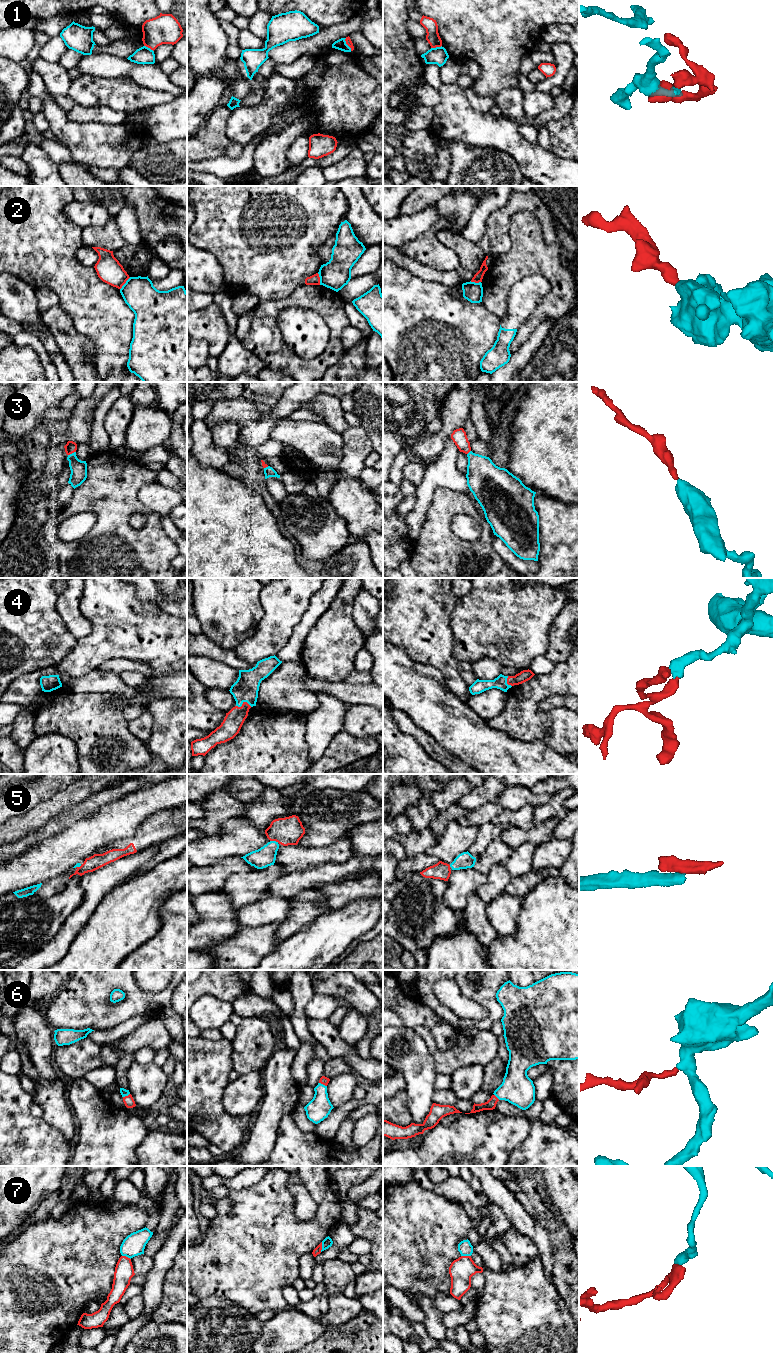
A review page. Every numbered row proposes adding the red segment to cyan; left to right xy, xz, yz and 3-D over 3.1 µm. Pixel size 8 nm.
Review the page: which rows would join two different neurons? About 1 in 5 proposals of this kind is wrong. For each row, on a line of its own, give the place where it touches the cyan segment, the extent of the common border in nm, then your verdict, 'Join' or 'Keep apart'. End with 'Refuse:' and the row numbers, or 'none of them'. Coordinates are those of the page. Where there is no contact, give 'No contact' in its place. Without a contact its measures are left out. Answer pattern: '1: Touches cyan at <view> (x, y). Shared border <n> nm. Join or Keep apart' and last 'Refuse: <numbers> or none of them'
1: Touches cyan at xz (346, 44). Shared border 120 nm. Keep apart
2: Touches cyan at xy (125, 283). Shared border 130 nm. Keep apart
3: Touches cyan at xy (72, 453). Shared border 70 nm. Join
4: Touches cyan at xz (244, 701). Shared border 130 nm. Join
5: Touches cyan at xz (274, 841). Shared border 70 nm. Join
6: Touches cyan at xz (322, 1084). Shared border 70 nm. Join
7: Touches cyan at xz (322, 1247). Shared border 80 nm. Keep apart
Refuse: 1, 2, 7

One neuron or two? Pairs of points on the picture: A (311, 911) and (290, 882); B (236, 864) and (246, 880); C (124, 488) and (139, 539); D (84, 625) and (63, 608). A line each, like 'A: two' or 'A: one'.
A: two
B: two
C: one
D: one

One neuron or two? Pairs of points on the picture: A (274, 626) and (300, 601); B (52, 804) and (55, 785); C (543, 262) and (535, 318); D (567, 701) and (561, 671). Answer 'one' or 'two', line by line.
A: one
B: two
C: one
D: two

